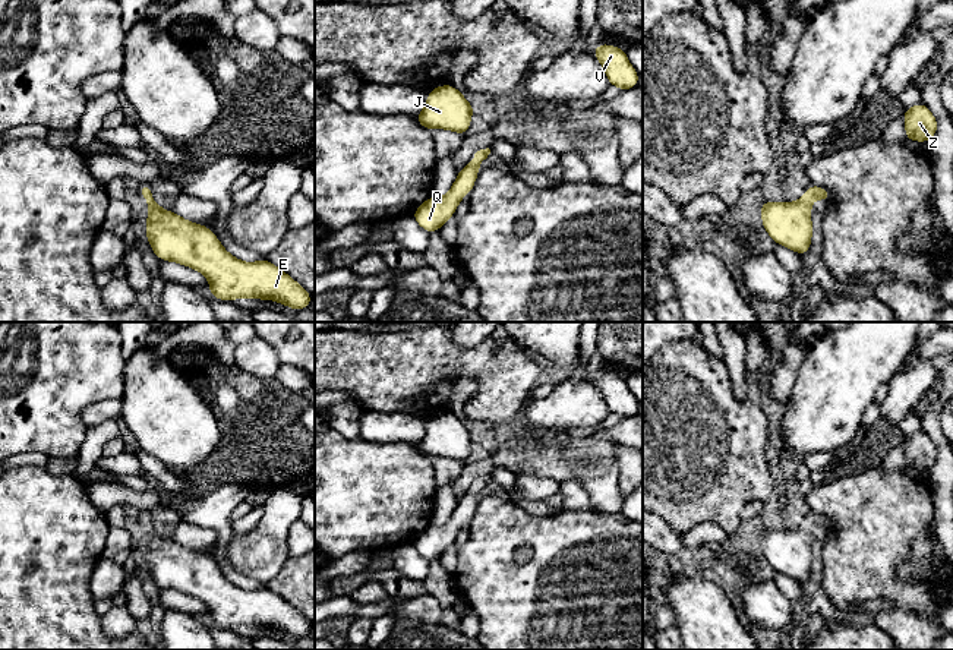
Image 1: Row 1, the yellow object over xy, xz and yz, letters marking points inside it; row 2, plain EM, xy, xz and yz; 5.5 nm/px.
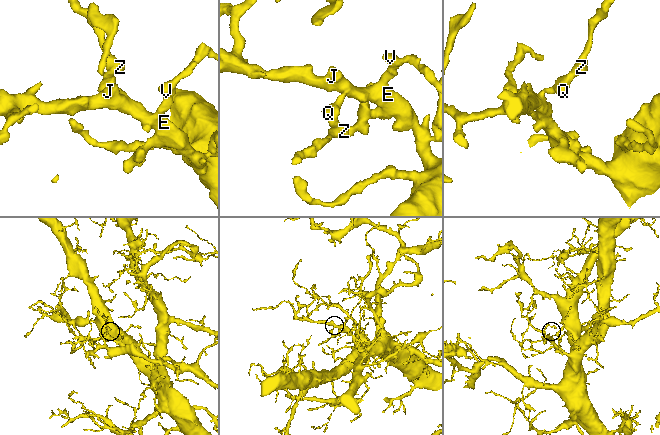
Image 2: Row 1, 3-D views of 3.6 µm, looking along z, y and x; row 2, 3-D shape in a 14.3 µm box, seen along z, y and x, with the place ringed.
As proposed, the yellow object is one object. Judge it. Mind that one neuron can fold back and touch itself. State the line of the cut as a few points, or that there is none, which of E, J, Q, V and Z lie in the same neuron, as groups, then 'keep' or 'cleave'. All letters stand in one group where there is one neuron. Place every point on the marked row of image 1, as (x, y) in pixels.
no cut; E J Q V Z; keep

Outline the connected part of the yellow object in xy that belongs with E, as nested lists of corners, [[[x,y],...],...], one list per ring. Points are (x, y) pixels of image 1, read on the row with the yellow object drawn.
[[[146,183],[138,190],[148,205],[145,236],[157,258],[189,266],[209,281],[209,296],[234,302],[239,297],[272,300],[302,310],[312,296],[266,258],[244,262],[228,253],[214,231],[161,208]]]

